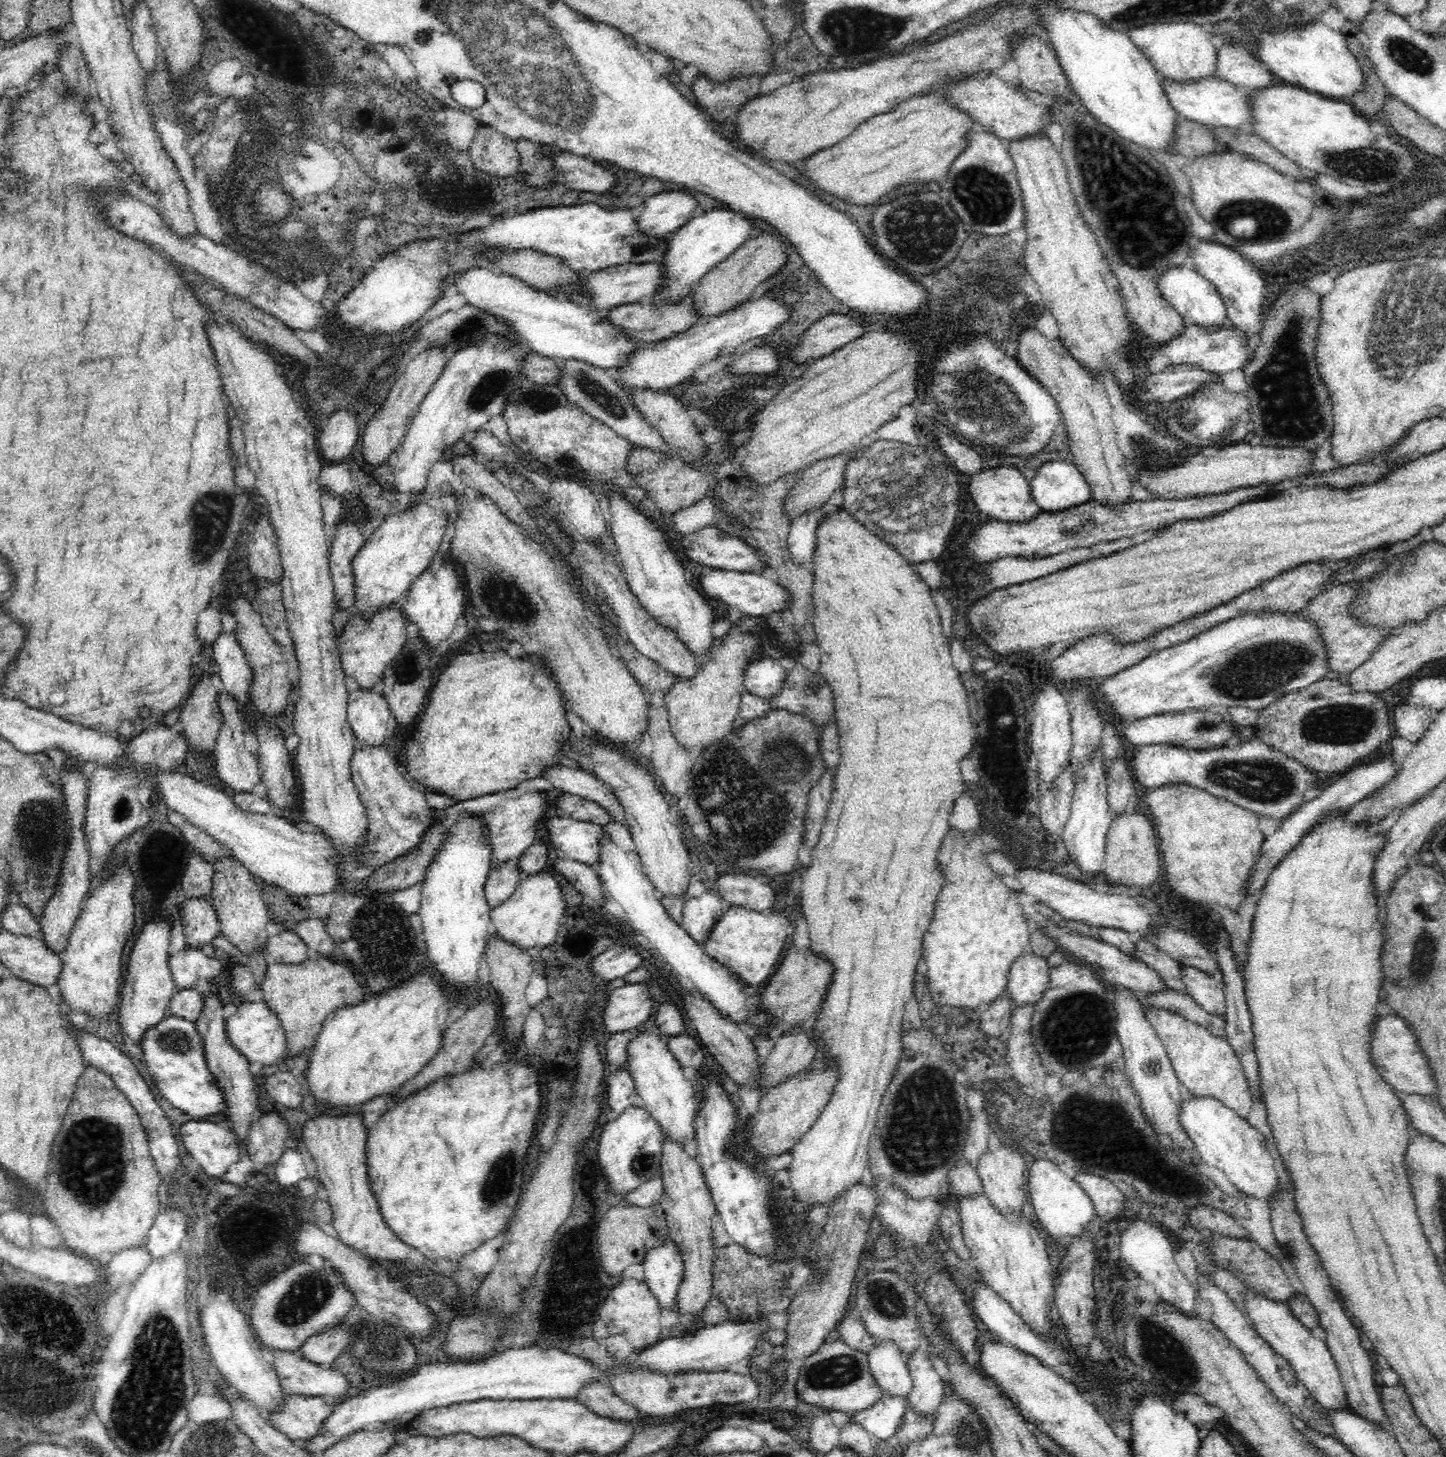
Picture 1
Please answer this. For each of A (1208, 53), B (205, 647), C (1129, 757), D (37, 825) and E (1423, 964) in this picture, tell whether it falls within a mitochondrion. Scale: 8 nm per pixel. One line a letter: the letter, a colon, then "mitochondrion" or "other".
A: other
B: other
C: other
D: mitochondrion
E: mitochondrion

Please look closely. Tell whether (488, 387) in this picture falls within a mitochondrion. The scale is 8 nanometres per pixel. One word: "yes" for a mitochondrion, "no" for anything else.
yes

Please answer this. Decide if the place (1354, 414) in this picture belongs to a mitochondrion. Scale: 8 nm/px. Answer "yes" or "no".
no

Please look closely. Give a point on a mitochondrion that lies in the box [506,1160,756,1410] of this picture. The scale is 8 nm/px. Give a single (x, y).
(549, 1327)

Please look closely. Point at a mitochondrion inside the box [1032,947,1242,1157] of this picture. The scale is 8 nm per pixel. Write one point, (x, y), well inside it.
(1074, 1029)

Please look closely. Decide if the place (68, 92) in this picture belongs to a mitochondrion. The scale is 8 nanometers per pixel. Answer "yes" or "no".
no

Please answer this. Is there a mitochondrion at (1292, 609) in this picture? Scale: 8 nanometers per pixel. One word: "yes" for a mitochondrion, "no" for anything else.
no

